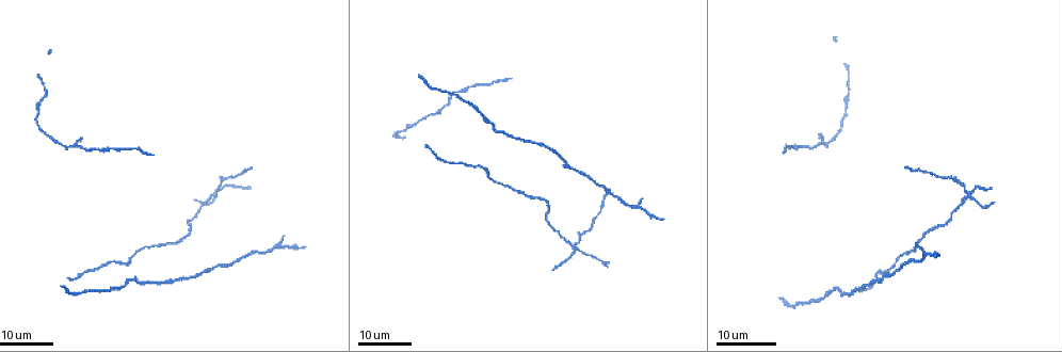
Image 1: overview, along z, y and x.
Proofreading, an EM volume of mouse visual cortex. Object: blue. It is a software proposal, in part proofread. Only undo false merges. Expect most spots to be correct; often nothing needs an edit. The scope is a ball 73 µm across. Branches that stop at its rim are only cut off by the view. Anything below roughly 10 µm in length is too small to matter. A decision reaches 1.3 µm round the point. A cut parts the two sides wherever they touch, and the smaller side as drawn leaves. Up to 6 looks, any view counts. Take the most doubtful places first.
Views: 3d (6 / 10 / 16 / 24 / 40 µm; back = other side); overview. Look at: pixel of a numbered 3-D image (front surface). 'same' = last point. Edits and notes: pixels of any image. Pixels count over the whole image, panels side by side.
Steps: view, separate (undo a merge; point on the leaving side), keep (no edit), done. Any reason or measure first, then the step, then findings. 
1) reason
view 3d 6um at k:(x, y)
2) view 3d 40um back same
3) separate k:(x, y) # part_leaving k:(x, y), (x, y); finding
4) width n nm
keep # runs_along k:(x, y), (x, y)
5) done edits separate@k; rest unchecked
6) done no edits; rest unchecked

thick turns thin
view 3d 24um at 1:(575, 245)

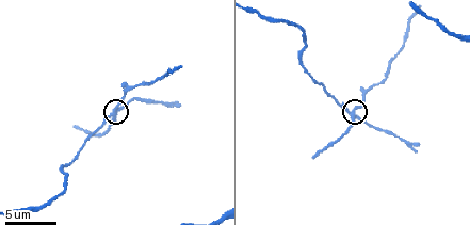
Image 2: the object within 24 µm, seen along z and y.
closer look
view 3d 6um at 2:(116, 108)

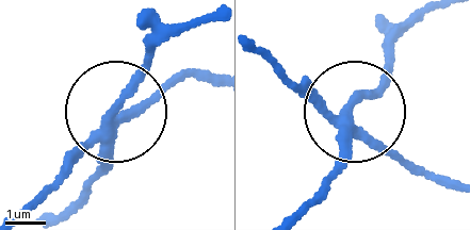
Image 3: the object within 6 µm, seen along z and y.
view 3d 6um back at 3:(347, 115)

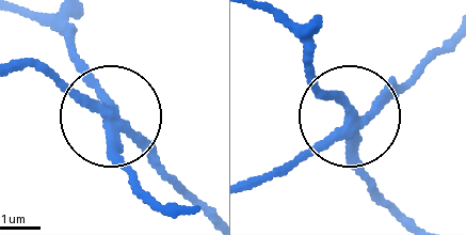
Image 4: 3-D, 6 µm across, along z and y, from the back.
separate 4:(87, 75) # part_leaving 4:(354, 125), (320, 91), (293, 33), (273, 19); a second cell is stuck on

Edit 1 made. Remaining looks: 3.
view 3d 24um at 1:(493, 129)

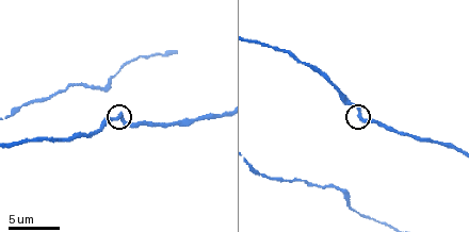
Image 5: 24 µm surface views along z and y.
closer look
view 3d 6um at 5:(122, 122)

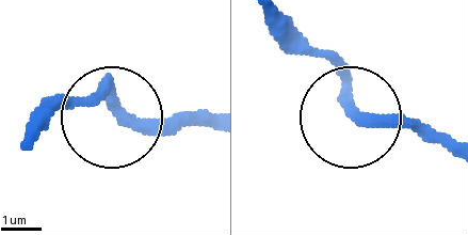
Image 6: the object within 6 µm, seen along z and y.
keep # all the same cell

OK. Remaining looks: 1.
thick turns thin
view 3d 6um at 5:(160, 54)

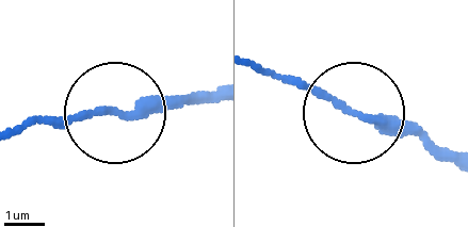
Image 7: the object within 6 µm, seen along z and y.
width 200 nm
keep # runs_along 7:(21, 130), (215, 99); one cell here

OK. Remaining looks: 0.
done edits separate@4; rest unchecked

